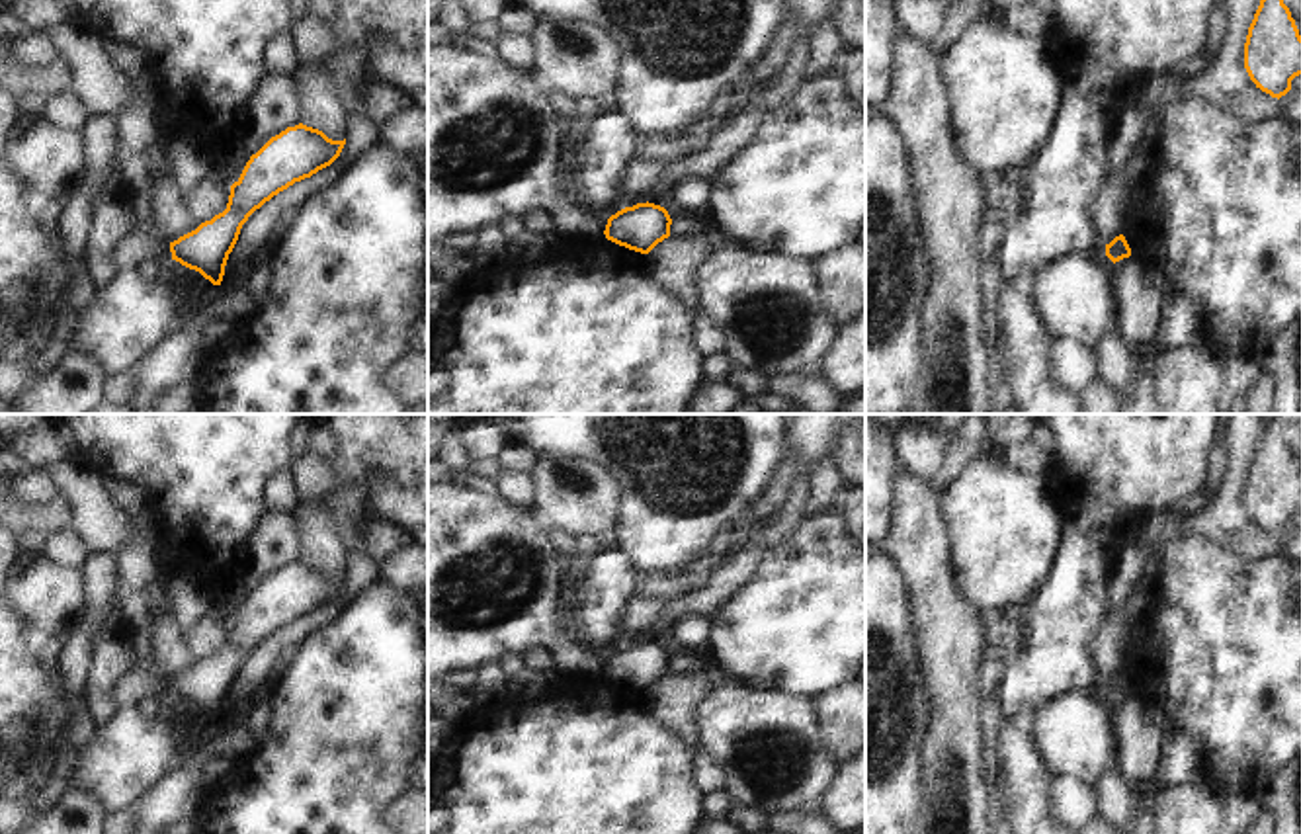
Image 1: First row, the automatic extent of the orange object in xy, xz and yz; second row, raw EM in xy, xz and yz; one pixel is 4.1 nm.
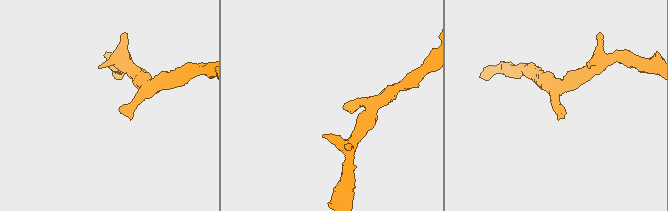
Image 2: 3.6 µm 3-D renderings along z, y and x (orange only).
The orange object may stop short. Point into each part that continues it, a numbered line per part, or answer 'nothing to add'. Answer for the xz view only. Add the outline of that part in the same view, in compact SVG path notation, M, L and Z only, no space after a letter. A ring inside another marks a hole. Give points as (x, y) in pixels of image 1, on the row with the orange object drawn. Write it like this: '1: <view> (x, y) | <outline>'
nothing to add

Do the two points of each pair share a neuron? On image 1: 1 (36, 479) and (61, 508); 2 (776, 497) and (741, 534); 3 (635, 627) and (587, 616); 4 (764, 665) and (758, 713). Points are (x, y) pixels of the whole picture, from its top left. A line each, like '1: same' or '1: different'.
1: different
2: same
3: different
4: different

